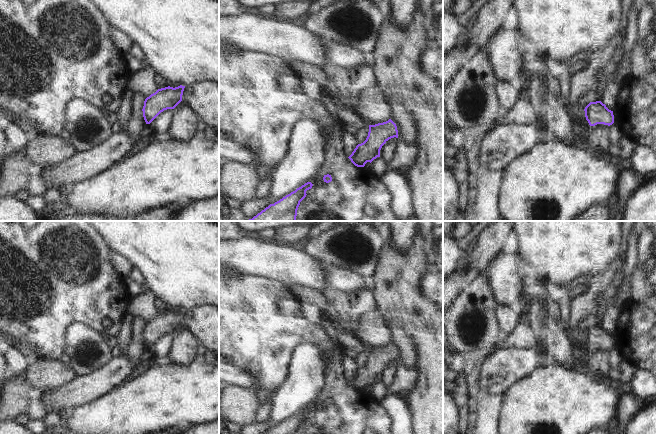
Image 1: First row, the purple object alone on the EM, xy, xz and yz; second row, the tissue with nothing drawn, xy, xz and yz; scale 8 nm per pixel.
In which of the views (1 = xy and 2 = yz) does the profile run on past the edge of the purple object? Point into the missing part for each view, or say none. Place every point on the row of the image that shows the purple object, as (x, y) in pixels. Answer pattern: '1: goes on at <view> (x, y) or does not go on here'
1: does not go on here
2: does not go on here

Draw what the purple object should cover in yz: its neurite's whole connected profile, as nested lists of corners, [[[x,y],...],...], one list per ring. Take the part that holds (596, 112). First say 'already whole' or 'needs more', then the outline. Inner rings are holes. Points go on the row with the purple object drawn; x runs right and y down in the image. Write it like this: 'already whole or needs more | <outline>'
already whole | [[[601,101],[590,102],[584,111],[586,120],[590,126],[597,124],[610,126],[614,123],[613,111],[609,110]]]

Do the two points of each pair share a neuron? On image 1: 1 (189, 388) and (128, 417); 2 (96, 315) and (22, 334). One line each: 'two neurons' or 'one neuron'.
1: one neuron
2: one neuron

